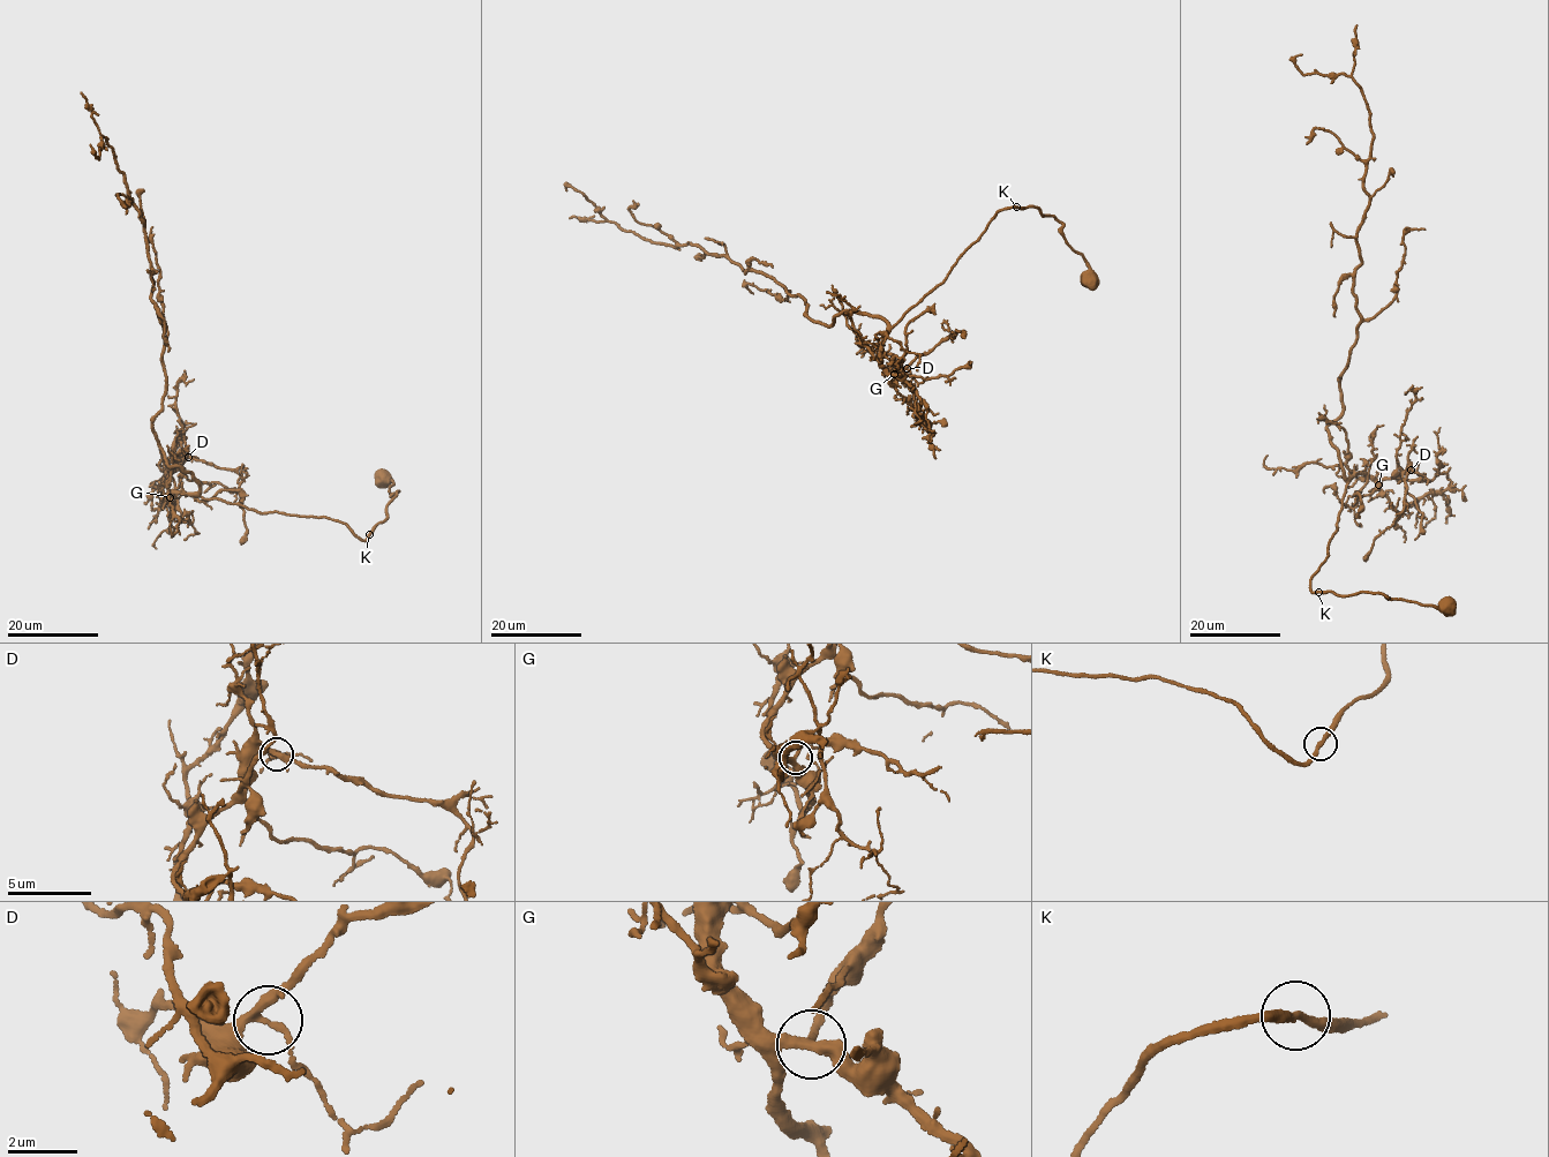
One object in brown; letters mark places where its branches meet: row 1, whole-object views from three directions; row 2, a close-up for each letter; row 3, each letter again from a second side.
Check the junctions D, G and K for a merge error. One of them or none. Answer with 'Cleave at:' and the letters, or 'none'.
Cleave at: none

